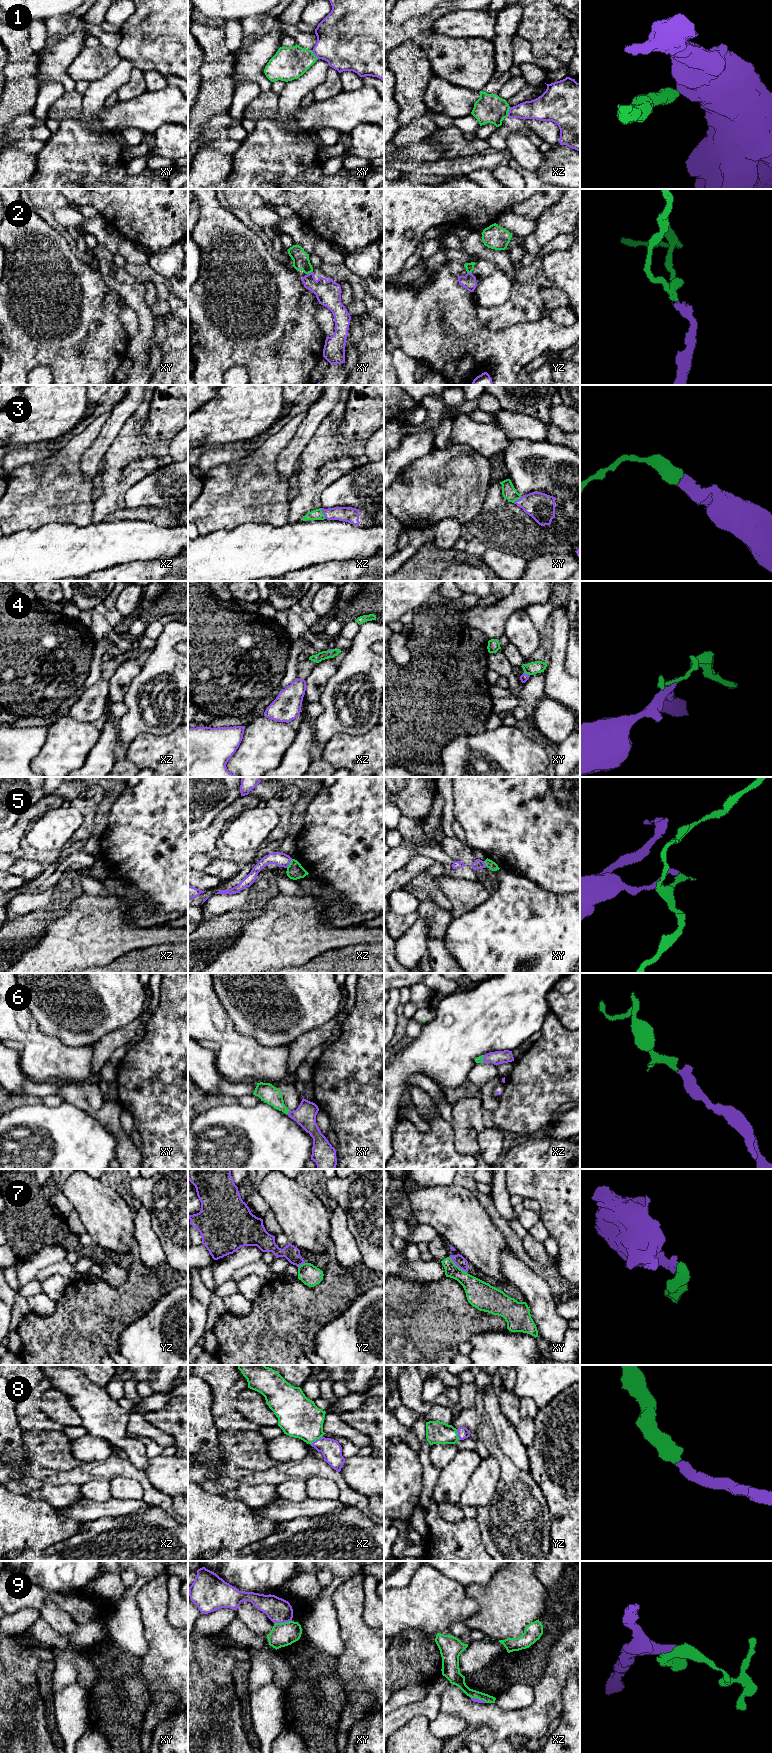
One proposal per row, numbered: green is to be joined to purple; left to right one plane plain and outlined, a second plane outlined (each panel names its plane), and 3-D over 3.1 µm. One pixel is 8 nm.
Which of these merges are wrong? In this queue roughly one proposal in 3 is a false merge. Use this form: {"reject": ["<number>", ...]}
{"reject": ["1", "4", "5", "9"]}

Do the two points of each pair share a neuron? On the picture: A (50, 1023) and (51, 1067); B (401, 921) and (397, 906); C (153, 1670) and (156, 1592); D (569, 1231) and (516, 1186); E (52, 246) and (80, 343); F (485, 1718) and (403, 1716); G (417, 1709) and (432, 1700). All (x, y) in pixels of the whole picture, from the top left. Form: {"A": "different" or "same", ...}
{"A": "different", "B": "different", "C": "same", "D": "same", "E": "same", "F": "different", "G": "same"}

